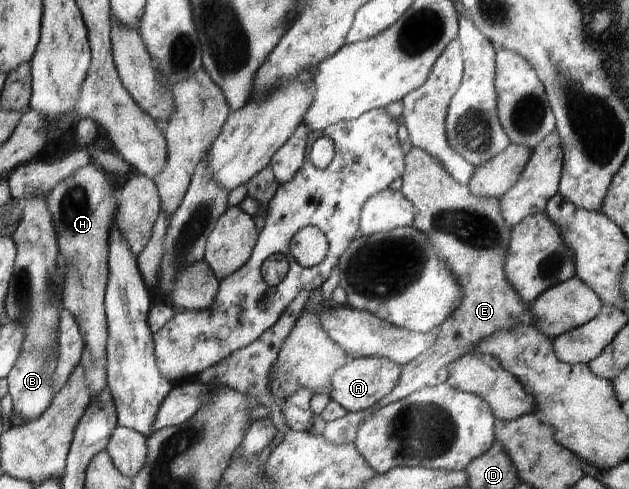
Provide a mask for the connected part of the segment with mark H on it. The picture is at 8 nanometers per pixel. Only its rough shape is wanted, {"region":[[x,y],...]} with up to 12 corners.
{"region":[[95,161],[50,194],[67,264],[63,303],[87,342],[97,400],[109,386],[119,190]]}

